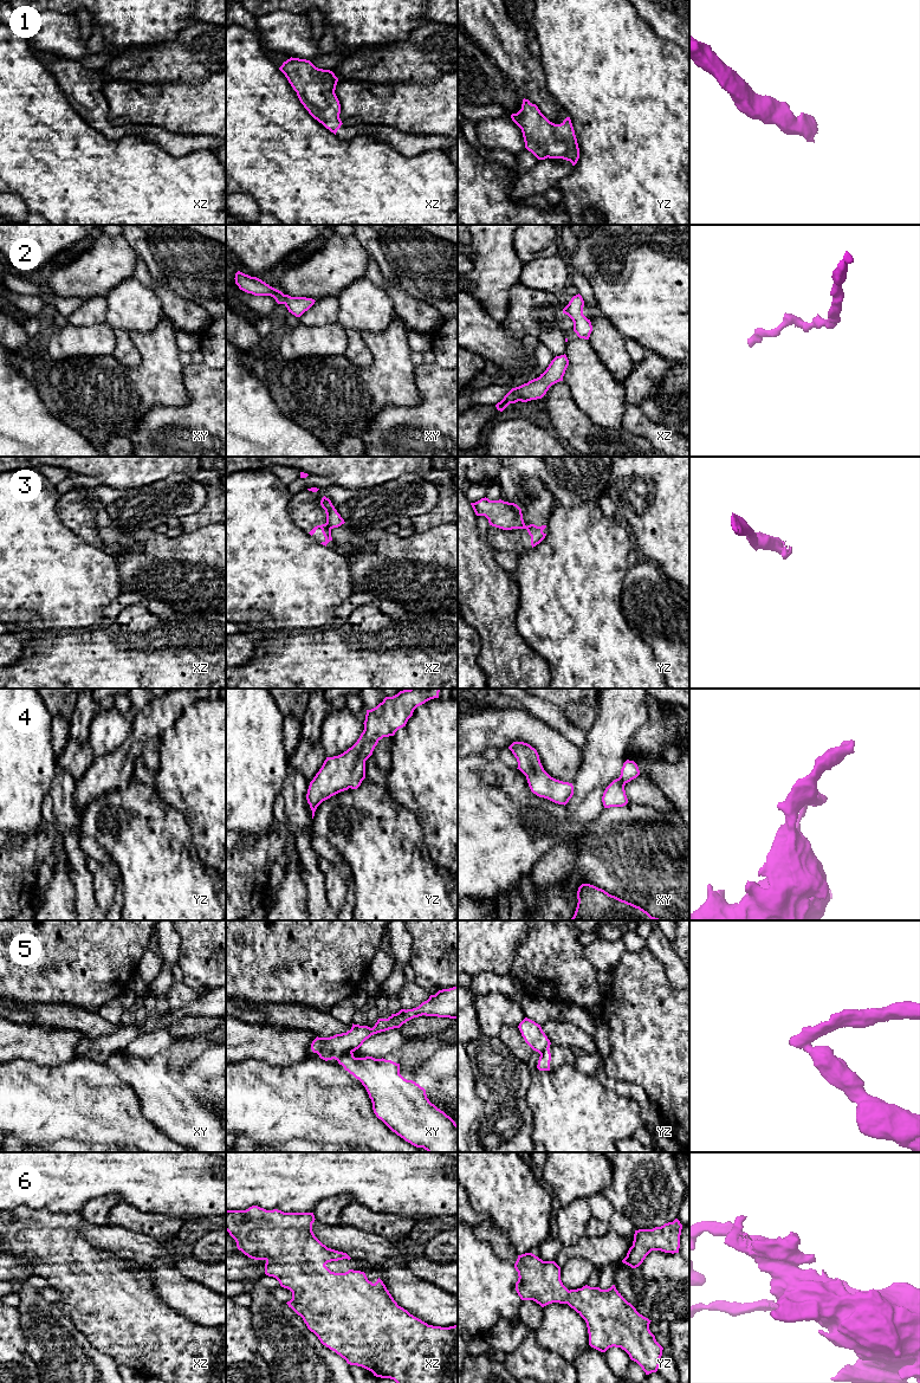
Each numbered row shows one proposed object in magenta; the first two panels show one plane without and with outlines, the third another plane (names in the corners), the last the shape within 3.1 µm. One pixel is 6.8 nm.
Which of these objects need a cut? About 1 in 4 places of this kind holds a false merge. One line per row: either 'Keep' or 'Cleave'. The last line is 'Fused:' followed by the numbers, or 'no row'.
1: Keep
2: Keep
3: Cleave
4: Keep
5: Cleave
6: Keep
Fused: 3, 5

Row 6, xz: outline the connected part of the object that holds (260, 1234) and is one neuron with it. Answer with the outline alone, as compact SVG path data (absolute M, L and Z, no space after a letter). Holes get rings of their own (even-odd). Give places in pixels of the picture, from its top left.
M252 1206L246 1210L226 1210L226 1230L235 1240L238 1249L245 1255L254 1260L266 1261L265 1274L276 1278L281 1287L292 1292L292 1299L286 1303L289 1307L303 1318L307 1329L318 1337L323 1345L344 1358L348 1364L362 1366L371 1371L376 1377L390 1378L396 1383L458 1383L458 1325L449 1327L433 1326L414 1317L407 1310L397 1305L380 1278L372 1284L368 1280L365 1273L361 1271L349 1269L345 1273L331 1272L325 1266L328 1262L343 1259L350 1260L351 1258L346 1253L328 1248L315 1236L312 1232L315 1220L313 1213L284 1213L278 1209L266 1210L258 1206Z

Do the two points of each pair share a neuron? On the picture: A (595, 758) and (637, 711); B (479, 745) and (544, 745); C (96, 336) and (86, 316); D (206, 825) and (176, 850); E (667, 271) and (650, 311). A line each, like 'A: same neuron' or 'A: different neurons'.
A: same neuron
B: same neuron
C: different neurons
D: different neurons
E: same neuron

